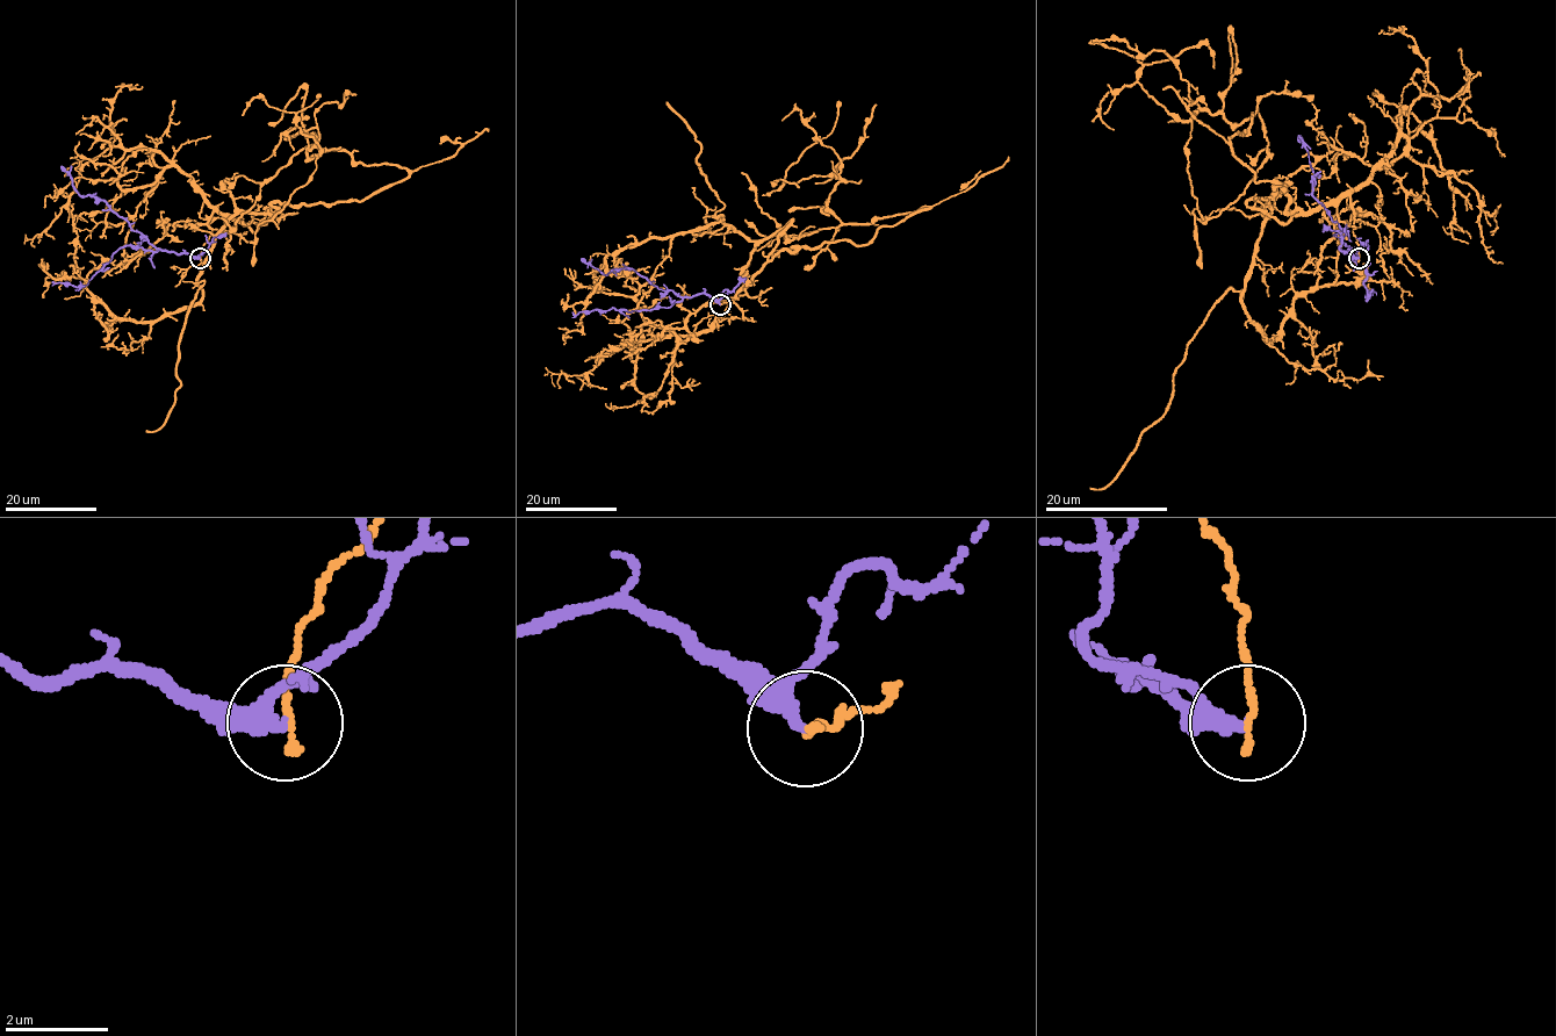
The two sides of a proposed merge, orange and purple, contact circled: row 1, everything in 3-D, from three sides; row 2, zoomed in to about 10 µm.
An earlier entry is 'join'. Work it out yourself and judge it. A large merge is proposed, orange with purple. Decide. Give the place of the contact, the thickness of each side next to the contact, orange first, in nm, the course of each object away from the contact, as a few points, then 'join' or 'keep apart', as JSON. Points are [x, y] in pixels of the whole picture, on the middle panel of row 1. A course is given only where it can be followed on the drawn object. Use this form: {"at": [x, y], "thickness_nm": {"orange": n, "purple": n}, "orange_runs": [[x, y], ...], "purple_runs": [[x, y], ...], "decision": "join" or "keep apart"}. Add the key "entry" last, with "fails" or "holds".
{"at": [720, 304], "thickness_nm": {"orange": 150, "purple": 240}, "orange_runs": [[720, 303], [785, 250], [865, 245], [929, 208], [843, 223], [828, 207], [838, 156], [816, 138], [762, 195]], "purple_runs": [[720, 303], [705, 293], [691, 296], [664, 290], [632, 270], [612, 270], [606, 275], [581, 260]], "decision": "keep apart", "entry": "fails"}

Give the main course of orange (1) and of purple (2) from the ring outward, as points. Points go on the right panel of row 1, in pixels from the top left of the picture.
1: (1359, 257), (1347, 195), (1289, 213), (1234, 156), (1251, 114), (1176, 121), (1138, 80), (1201, 44), (1215, 69)
2: (1359, 258), (1345, 252), (1349, 249), (1340, 239), (1338, 224), (1312, 195), (1312, 177), (1320, 175), (1299, 136)

